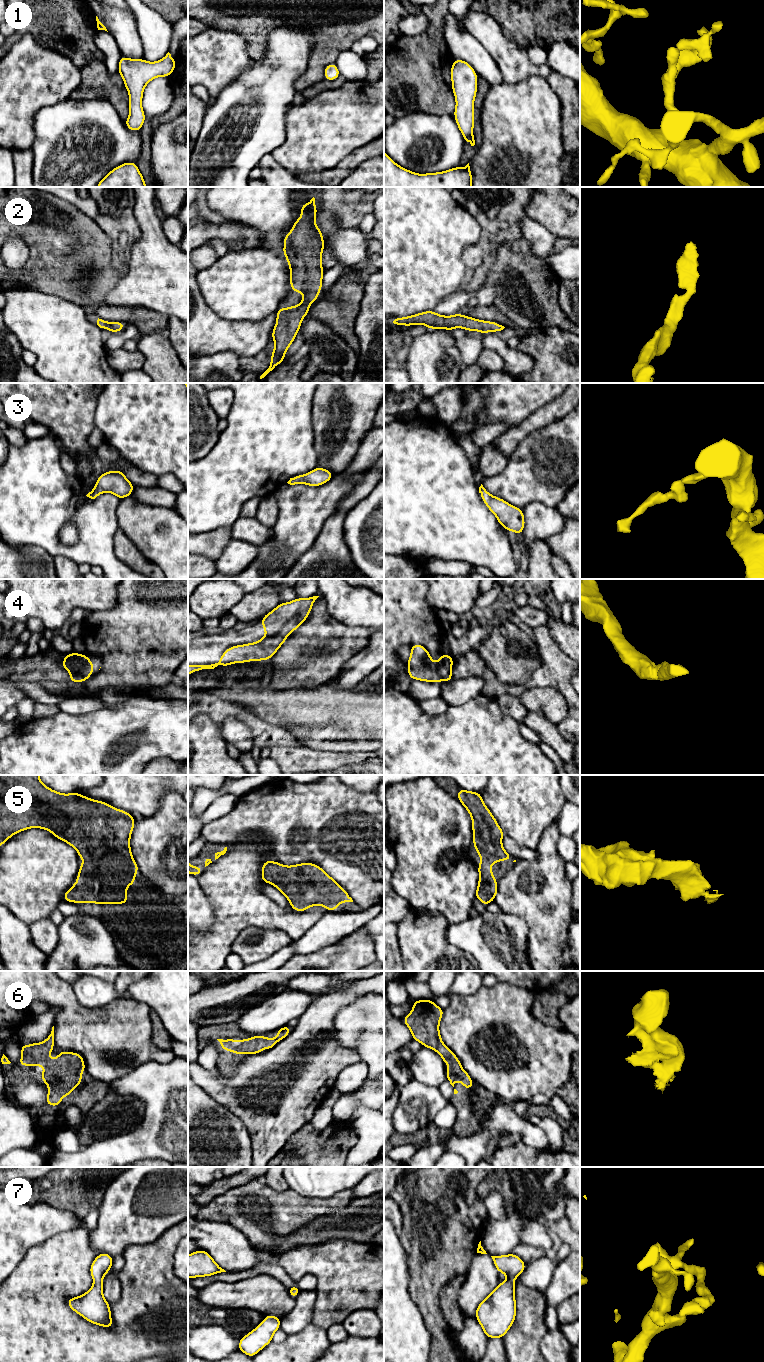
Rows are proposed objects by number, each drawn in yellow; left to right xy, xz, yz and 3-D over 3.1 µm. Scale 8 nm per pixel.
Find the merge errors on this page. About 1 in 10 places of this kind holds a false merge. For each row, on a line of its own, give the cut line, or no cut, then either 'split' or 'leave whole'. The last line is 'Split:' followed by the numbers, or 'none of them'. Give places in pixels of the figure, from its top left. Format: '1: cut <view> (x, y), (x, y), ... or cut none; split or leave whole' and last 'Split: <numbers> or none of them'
1: cut none; leave whole
2: cut none; leave whole
3: cut none; leave whole
4: cut none; leave whole
5: cut none; leave whole
6: cut none; leave whole
7: cut none; leave whole
Split: none of them

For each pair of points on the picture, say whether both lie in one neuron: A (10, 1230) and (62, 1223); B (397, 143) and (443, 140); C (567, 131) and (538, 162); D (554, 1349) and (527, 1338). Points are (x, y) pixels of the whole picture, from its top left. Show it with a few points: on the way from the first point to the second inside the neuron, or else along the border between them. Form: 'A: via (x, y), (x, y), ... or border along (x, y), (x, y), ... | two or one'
A: via (23, 1225), (49, 1223) | one
B: via (408, 142), (432, 142) | one
C: border along (561, 112), (561, 136), (565, 151) | two
D: border along (548, 1329), (540, 1343), (540, 1351) | two

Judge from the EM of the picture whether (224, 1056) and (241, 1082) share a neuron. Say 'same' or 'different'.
different

